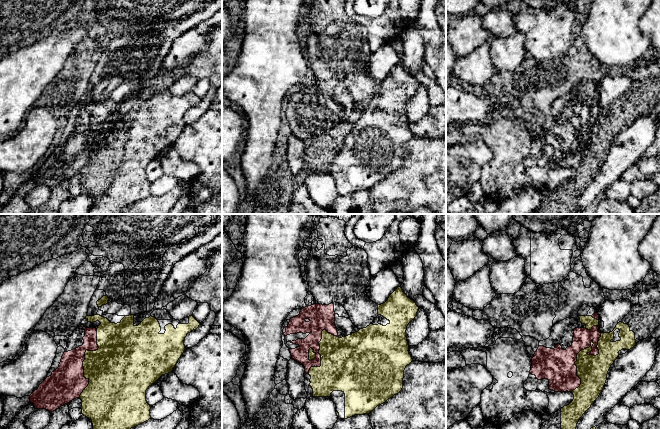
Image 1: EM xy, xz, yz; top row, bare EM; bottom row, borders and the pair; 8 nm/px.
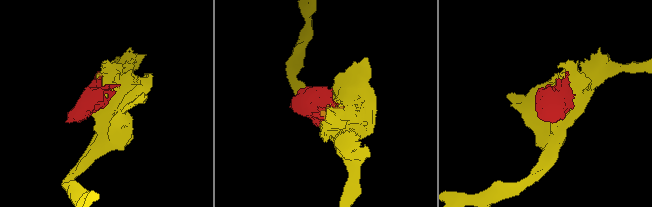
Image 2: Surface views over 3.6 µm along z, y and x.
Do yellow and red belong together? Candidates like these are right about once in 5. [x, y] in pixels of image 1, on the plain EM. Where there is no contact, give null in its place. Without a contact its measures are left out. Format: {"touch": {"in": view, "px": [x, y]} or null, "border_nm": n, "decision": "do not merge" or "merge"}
{"touch": {"in": "yz", "px": [584, 125]}, "border_nm": 550, "decision": "do not merge"}

